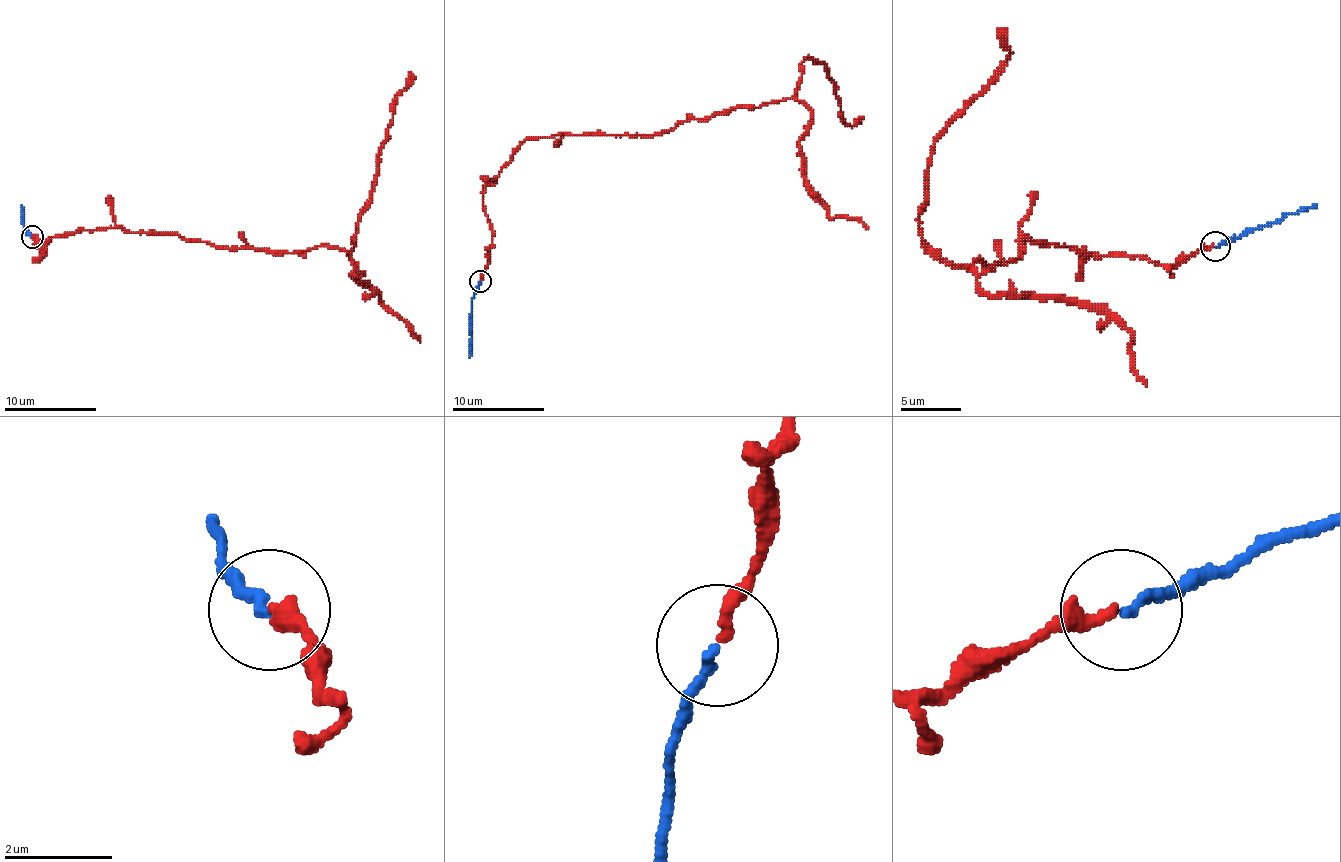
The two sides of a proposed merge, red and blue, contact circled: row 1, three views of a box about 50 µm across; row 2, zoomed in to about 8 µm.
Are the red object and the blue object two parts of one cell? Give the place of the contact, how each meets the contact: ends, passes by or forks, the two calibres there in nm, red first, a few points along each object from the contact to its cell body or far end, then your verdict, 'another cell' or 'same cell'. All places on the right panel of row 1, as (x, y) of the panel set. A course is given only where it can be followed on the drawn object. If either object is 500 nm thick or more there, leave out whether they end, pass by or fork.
(1215, 246) | red ends | blue ends | 260/190 nm | red via (1213, 247), (1164, 265), (1019, 235), (1022, 253), (985, 268), (928, 244), (931, 147), (1007, 59), (998, 28) | blue via (1216, 247), (1316, 204) | same cell

